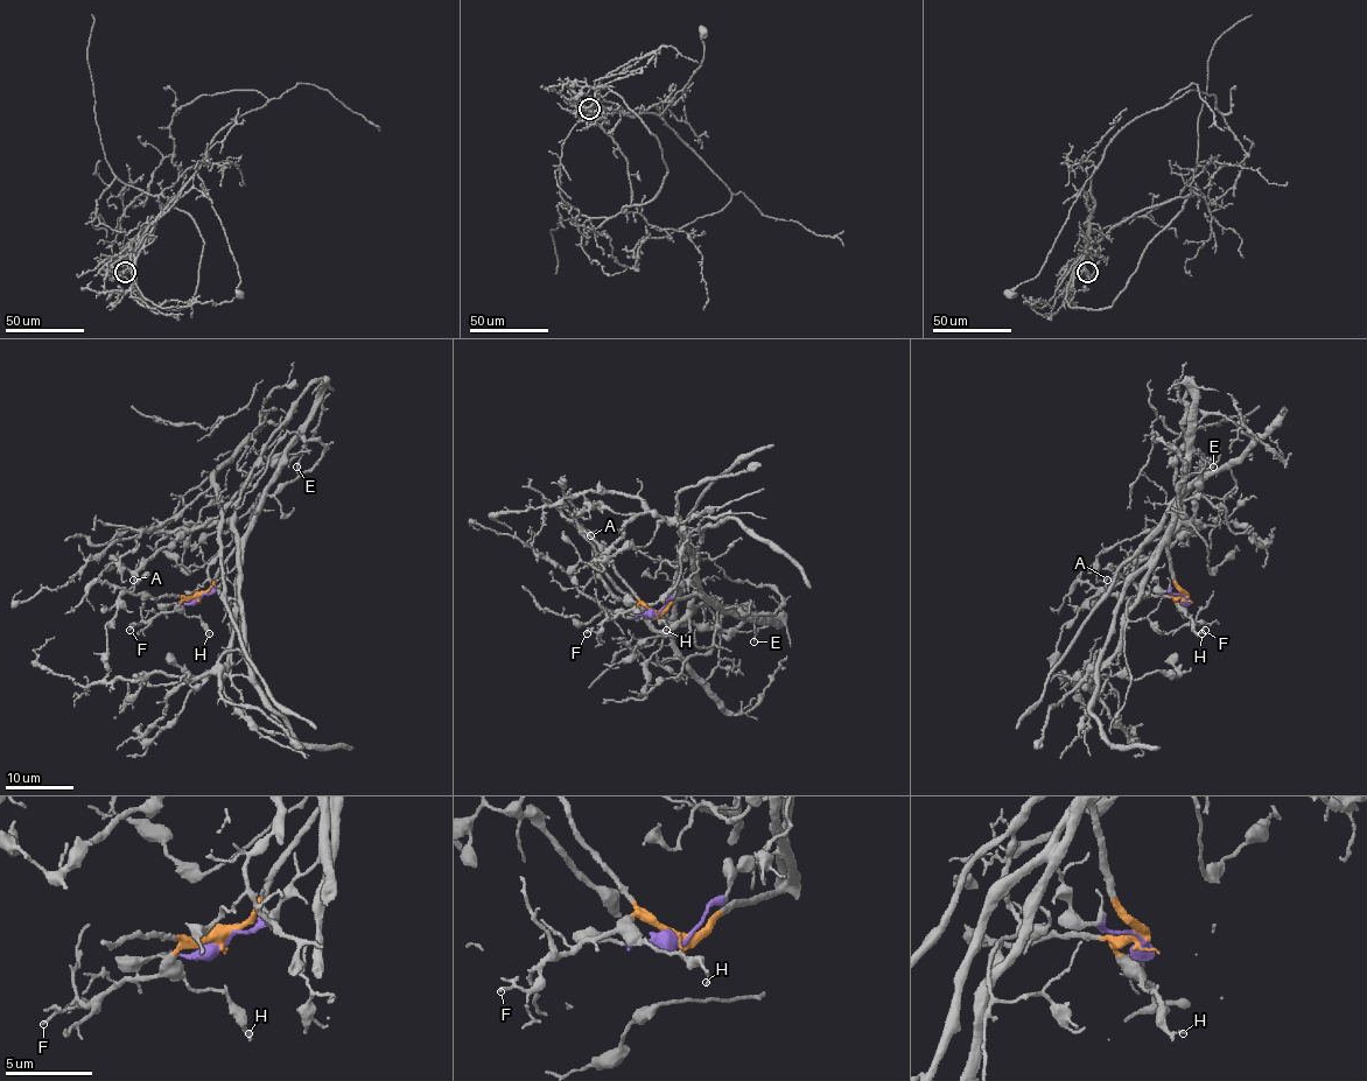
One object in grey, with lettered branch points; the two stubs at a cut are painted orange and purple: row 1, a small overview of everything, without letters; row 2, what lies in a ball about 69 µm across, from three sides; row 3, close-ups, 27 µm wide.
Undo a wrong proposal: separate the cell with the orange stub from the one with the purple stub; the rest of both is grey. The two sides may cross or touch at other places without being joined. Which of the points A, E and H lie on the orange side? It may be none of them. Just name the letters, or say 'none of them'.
A, E, H

